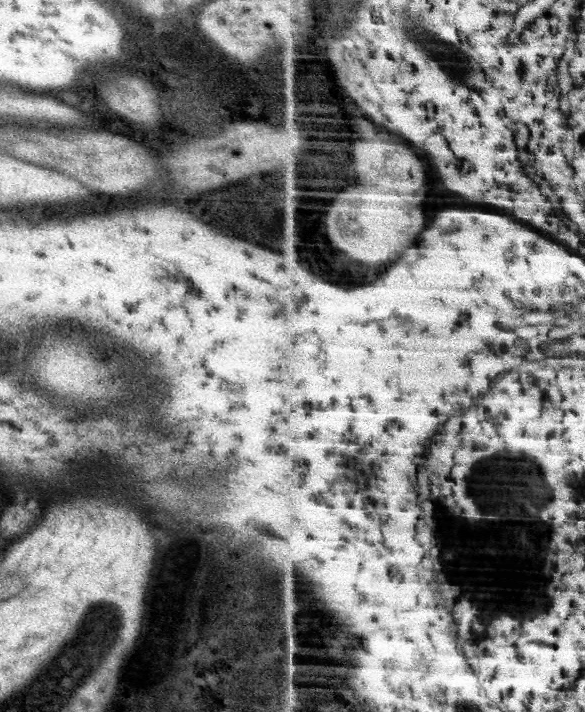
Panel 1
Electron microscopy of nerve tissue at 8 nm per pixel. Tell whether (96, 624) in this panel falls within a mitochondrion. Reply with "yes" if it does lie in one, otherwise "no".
yes

